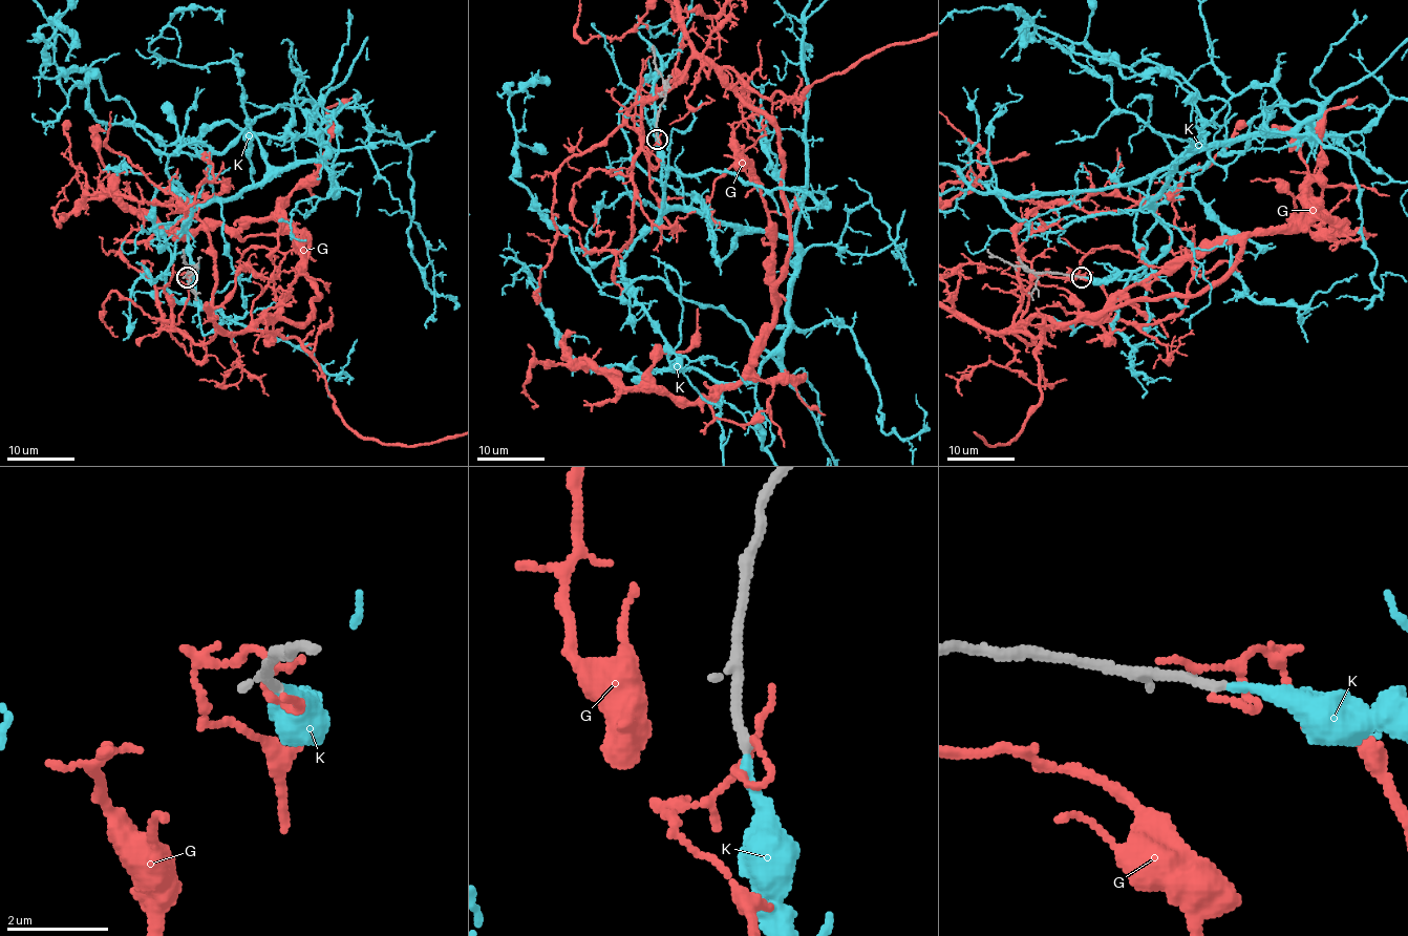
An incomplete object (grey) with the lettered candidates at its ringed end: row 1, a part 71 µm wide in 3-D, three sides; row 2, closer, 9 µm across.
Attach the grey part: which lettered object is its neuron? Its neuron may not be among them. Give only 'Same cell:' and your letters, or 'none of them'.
Same cell: K

